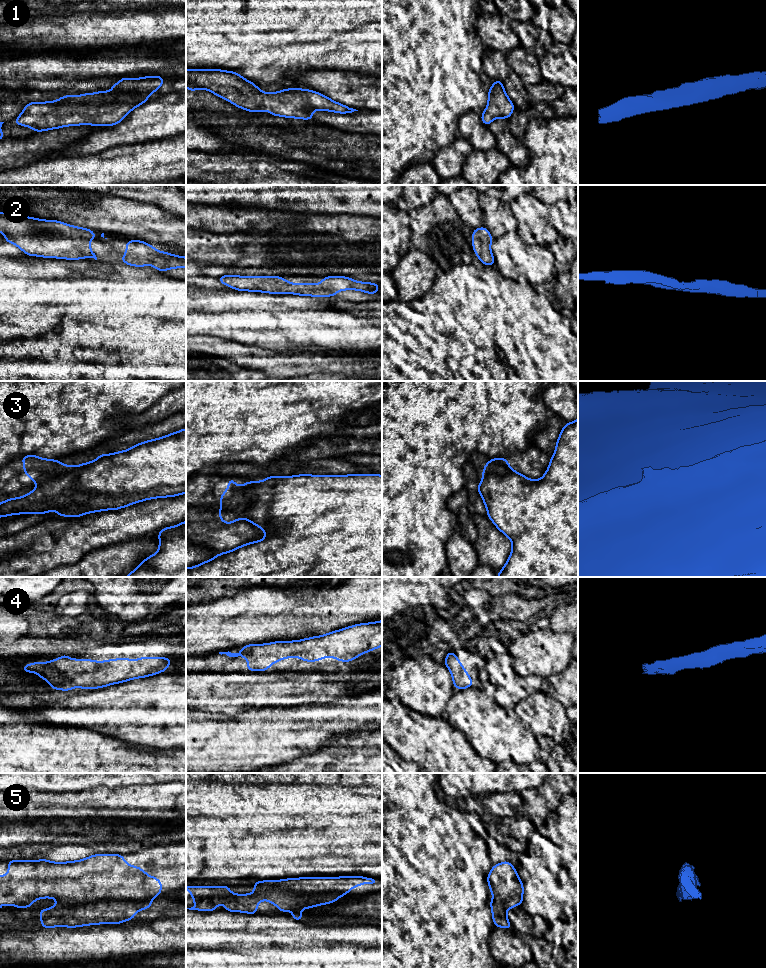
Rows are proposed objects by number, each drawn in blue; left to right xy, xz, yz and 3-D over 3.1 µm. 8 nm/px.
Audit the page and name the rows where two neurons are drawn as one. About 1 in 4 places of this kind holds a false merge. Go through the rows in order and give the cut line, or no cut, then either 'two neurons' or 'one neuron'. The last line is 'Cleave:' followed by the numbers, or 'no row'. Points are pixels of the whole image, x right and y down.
1: no cut | one neuron
2: no cut | one neuron
3: xz (284, 477), (251, 487), (247, 491), (250, 507), (243, 518) | two neurons
4: no cut | one neuron
5: xy (151, 897), (79, 904), (58, 901) | two neurons
Cleave: 3, 5

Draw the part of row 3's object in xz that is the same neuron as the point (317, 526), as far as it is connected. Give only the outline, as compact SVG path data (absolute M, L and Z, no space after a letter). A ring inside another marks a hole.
M294 475L269 483L263 482L247 490L251 507L244 519L251 522L267 535L263 540L246 543L231 551L217 554L212 559L195 567L186 568L186 577L382 577L382 475Z

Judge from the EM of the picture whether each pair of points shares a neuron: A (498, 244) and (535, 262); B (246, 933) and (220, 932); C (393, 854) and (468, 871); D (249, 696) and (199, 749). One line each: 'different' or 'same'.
A: same
B: different
C: same
D: different

